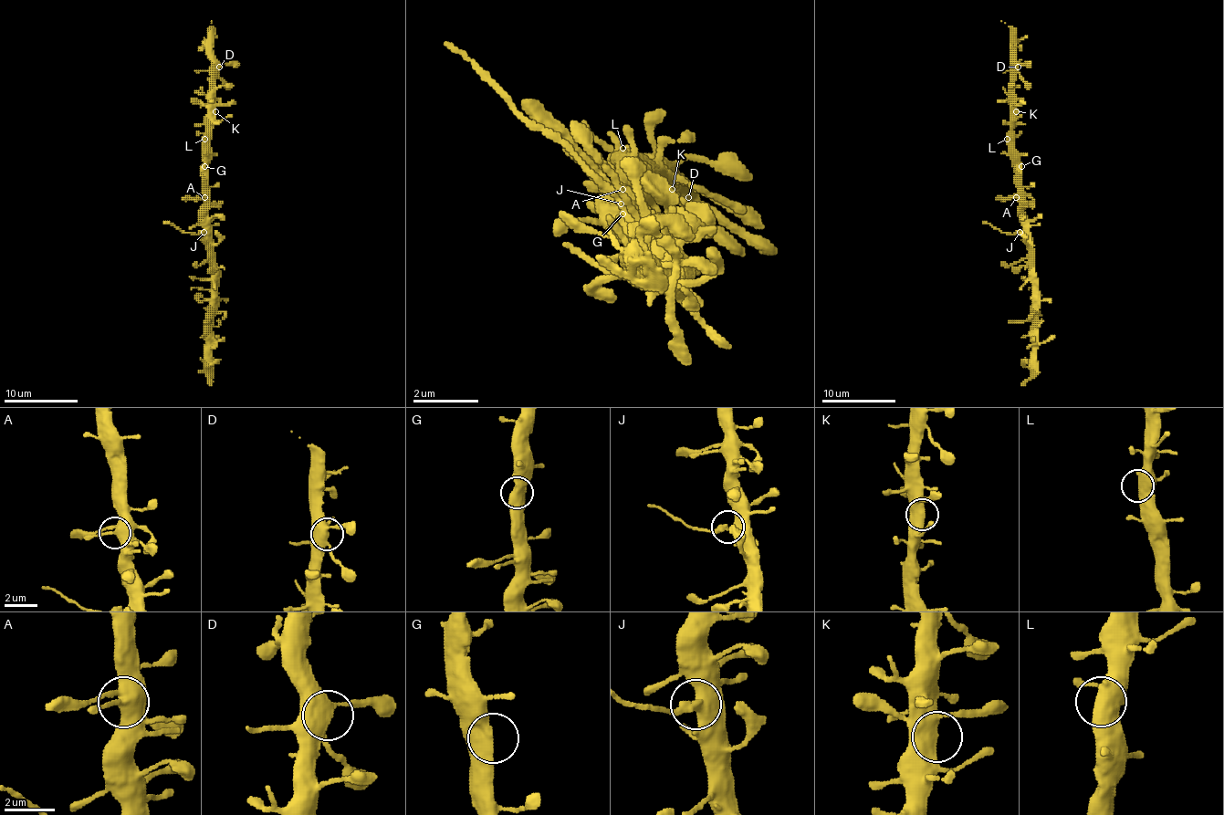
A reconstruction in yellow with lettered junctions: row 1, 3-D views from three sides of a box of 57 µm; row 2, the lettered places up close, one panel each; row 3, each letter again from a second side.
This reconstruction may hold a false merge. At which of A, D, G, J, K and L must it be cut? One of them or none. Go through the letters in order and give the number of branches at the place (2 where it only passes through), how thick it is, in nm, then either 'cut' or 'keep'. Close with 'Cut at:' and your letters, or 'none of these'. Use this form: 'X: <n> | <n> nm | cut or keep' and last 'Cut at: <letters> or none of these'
A: 2 | 460 nm | keep
D: 3 | 400 nm | keep
G: 2 | 550 nm | keep
J: 2 | 380 nm | cut
K: 2 | 500 nm | keep
L: 2 | 550 nm | keep
Cut at: J

